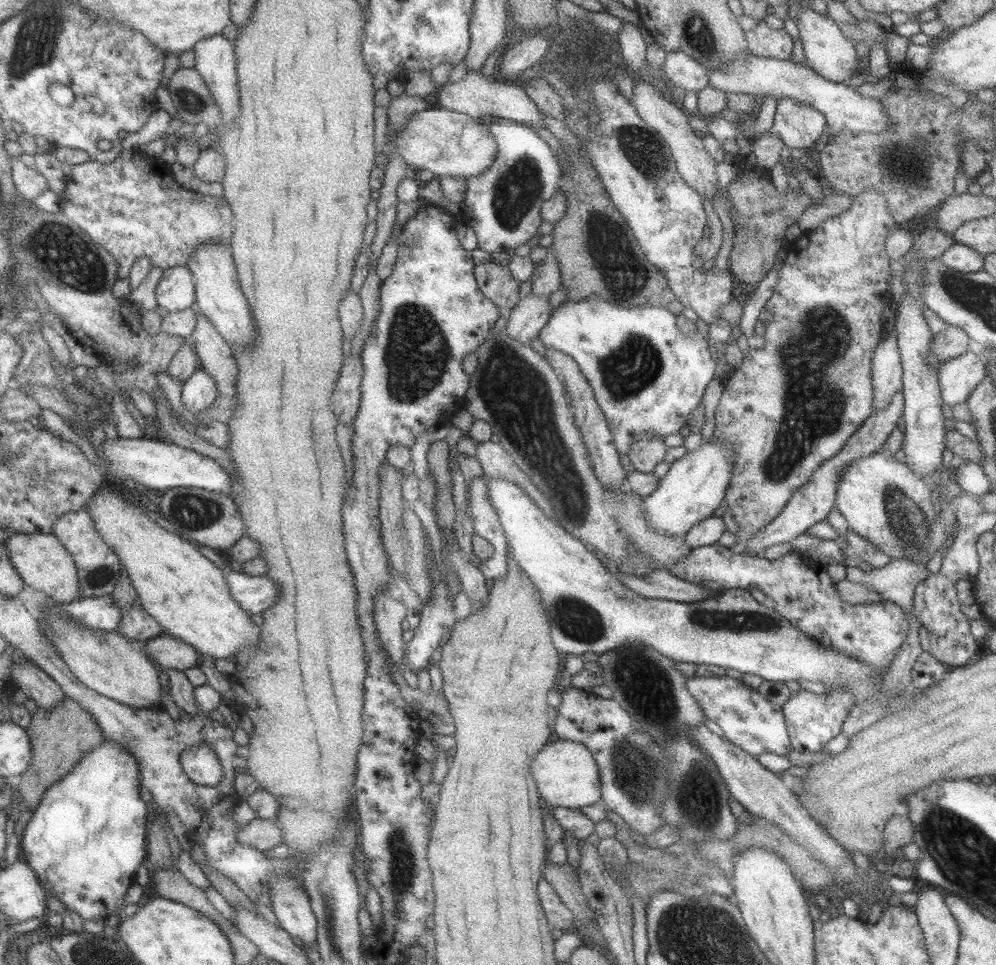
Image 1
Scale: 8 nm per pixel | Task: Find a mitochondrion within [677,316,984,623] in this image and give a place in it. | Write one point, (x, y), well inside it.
(913, 529)

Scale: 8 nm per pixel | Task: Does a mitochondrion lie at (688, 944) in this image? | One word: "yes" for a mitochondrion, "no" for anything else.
yes

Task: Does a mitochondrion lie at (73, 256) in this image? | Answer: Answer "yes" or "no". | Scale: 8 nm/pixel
yes

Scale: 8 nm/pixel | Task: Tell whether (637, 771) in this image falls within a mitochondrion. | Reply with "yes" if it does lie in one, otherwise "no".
yes

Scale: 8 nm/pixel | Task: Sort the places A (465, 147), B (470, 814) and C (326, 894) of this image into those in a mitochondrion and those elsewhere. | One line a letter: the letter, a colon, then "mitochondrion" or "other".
A: other
B: other
C: mitochondrion

